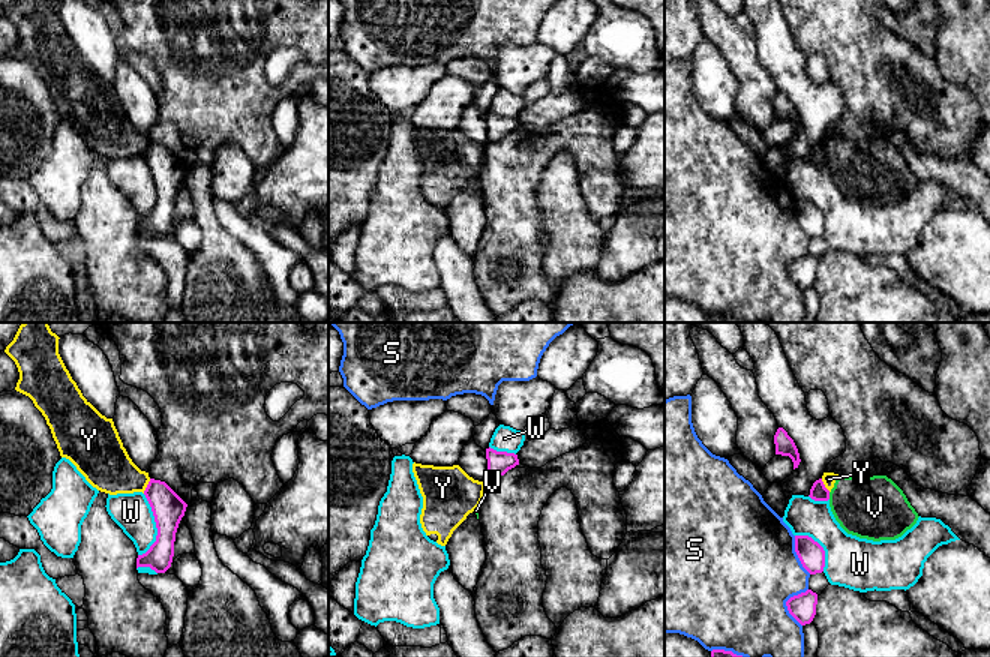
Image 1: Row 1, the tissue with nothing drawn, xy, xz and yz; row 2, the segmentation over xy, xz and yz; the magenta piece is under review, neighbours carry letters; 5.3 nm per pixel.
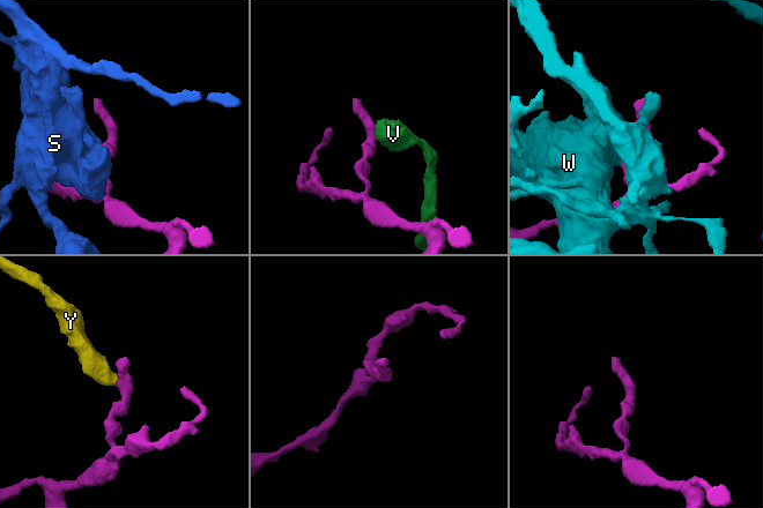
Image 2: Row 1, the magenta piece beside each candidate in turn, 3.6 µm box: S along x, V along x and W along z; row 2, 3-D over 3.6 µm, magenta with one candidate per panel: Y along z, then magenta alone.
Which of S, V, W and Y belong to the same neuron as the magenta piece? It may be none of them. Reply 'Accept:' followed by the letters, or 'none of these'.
Accept: none of these

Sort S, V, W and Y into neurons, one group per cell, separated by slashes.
S / V Y / W

